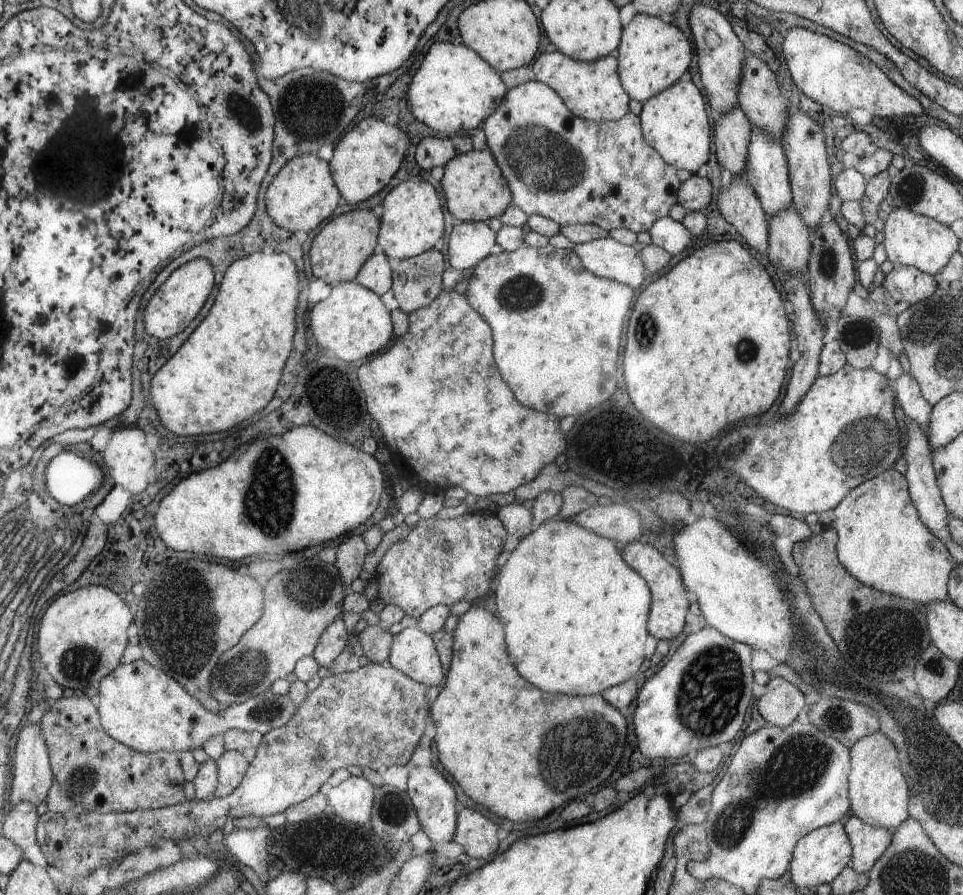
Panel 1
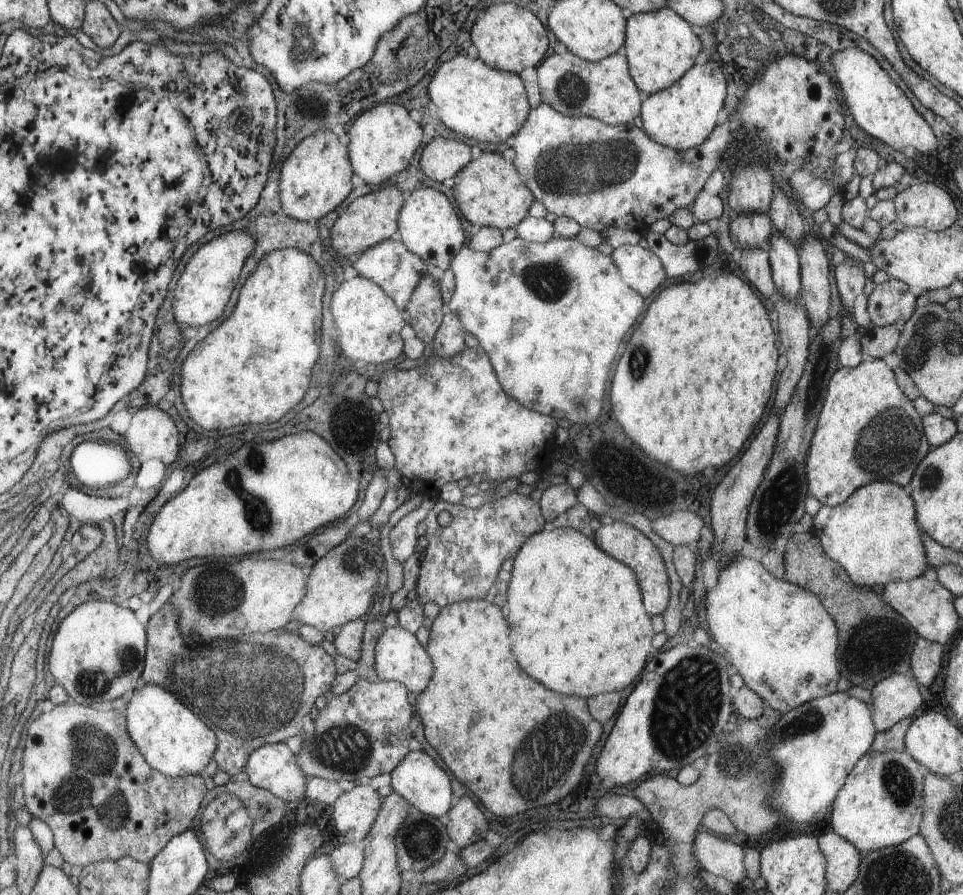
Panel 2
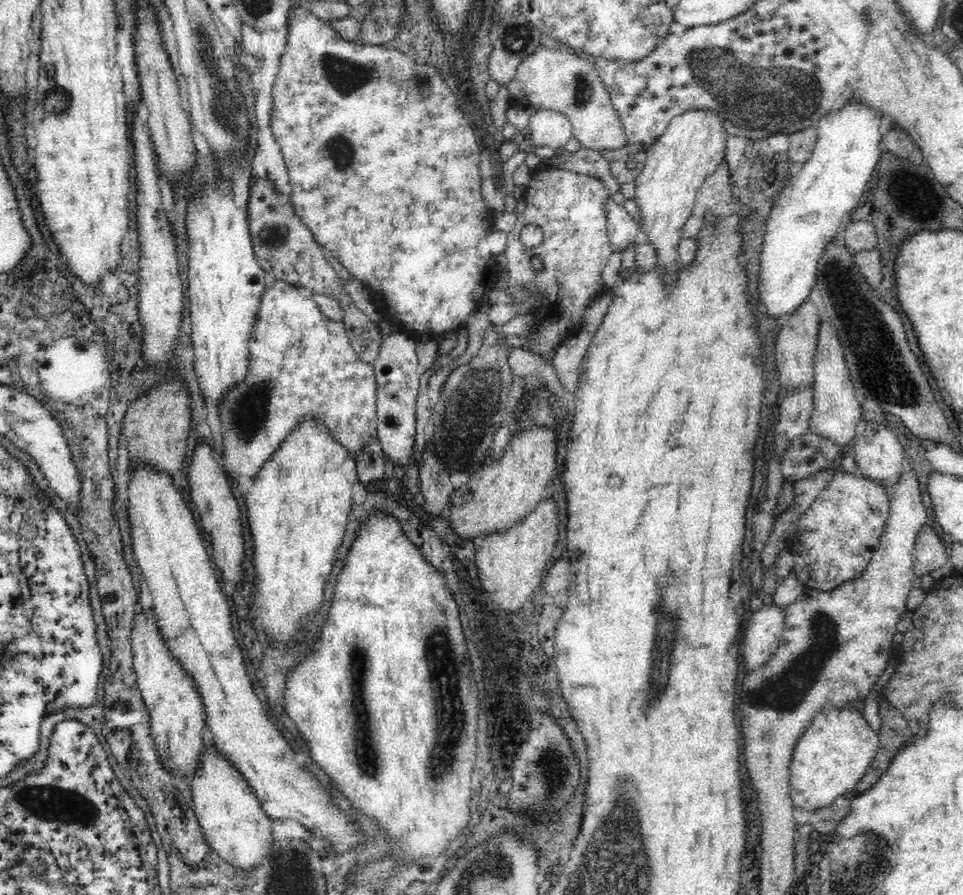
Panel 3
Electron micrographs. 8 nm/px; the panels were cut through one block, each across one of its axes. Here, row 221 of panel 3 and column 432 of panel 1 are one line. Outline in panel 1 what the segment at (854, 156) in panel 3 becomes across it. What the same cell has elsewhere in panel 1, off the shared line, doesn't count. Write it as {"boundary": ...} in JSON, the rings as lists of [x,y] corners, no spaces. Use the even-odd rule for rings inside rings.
{"boundary":[[[432,765],[428,767],[414,768],[408,776],[407,793],[416,810],[421,830],[429,836],[433,843],[445,844],[454,838],[456,826],[456,792],[454,788],[444,780],[440,772]]]}

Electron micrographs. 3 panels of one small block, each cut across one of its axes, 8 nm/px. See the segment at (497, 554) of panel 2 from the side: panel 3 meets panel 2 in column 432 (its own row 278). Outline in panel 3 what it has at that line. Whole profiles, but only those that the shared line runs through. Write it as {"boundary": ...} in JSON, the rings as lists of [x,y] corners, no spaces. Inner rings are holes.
{"boundary":[[[555,167],[536,168],[525,187],[523,200],[526,201],[524,212],[517,216],[514,228],[507,233],[506,247],[506,268],[509,274],[509,291],[514,291],[521,303],[527,302],[528,298],[536,296],[540,298],[538,306],[533,308],[532,316],[536,318],[534,326],[528,328],[525,339],[521,346],[526,350],[537,352],[547,362],[553,362],[553,354],[561,342],[577,329],[590,301],[605,289],[605,282],[602,278],[603,270],[608,264],[609,256],[612,254],[609,246],[607,233],[608,222],[608,200],[610,194],[608,189],[602,185],[602,181],[584,174],[576,174],[568,170],[559,170]],[[526,224],[536,224],[543,230],[543,240],[538,246],[526,247],[520,240],[520,232]],[[540,254],[545,262],[543,271],[534,273],[530,265],[530,258]]]}

